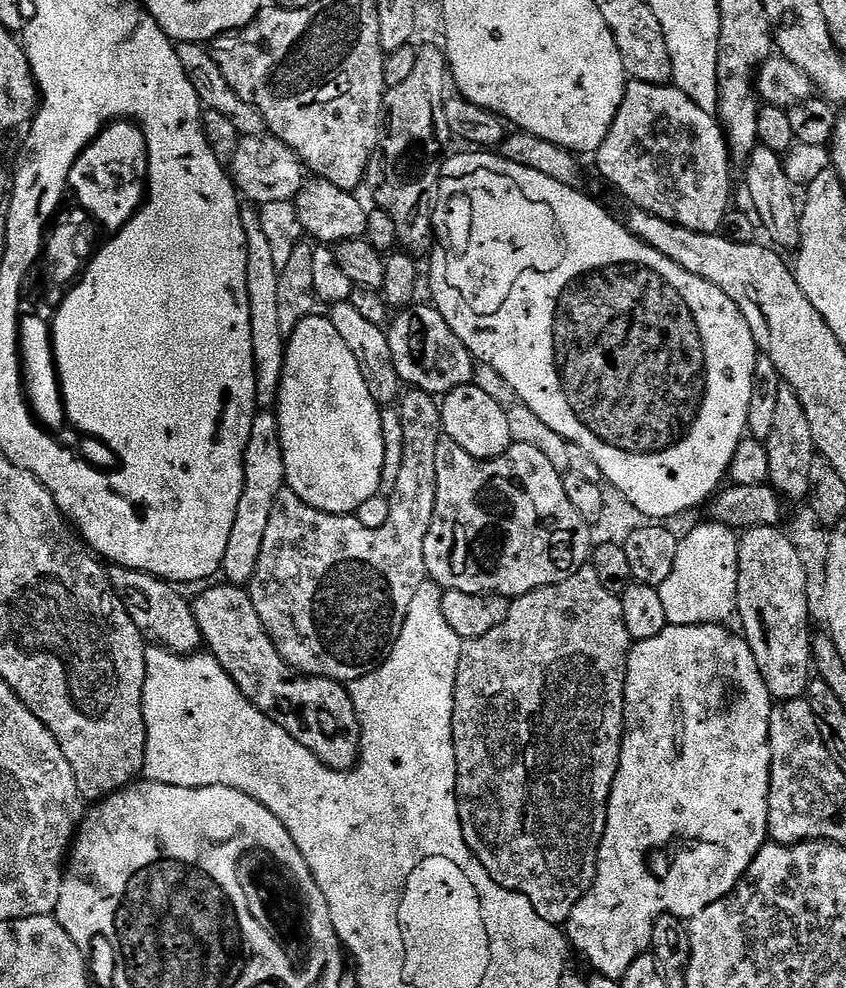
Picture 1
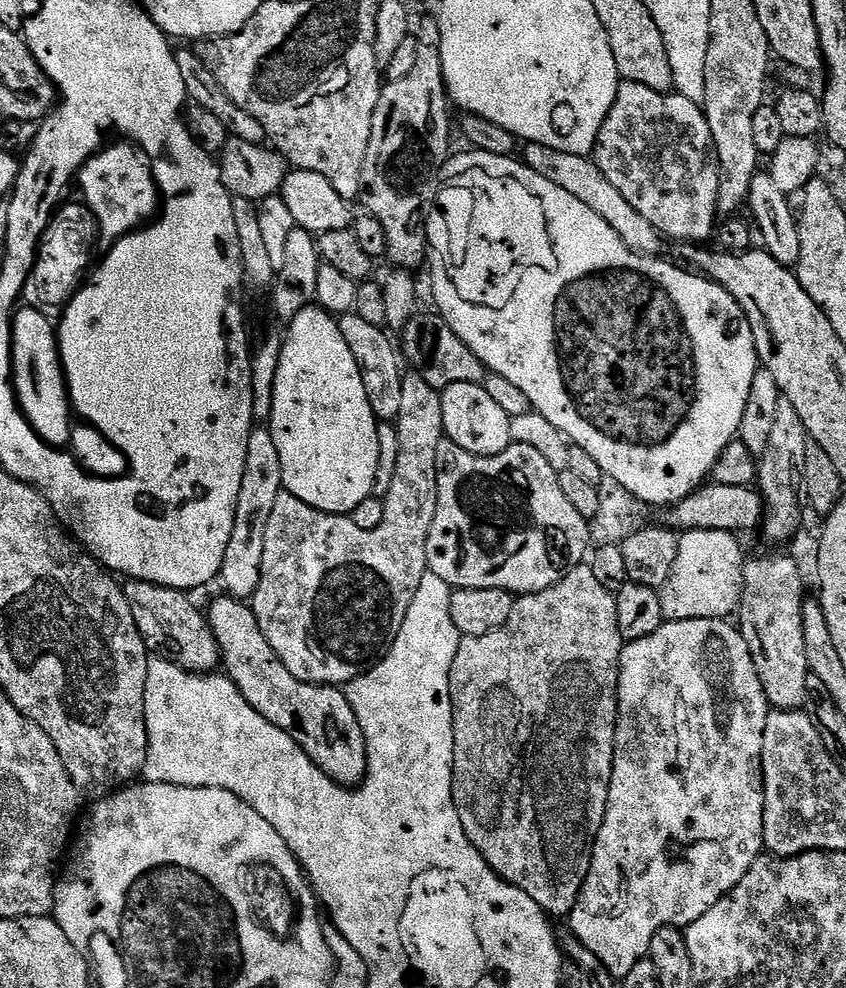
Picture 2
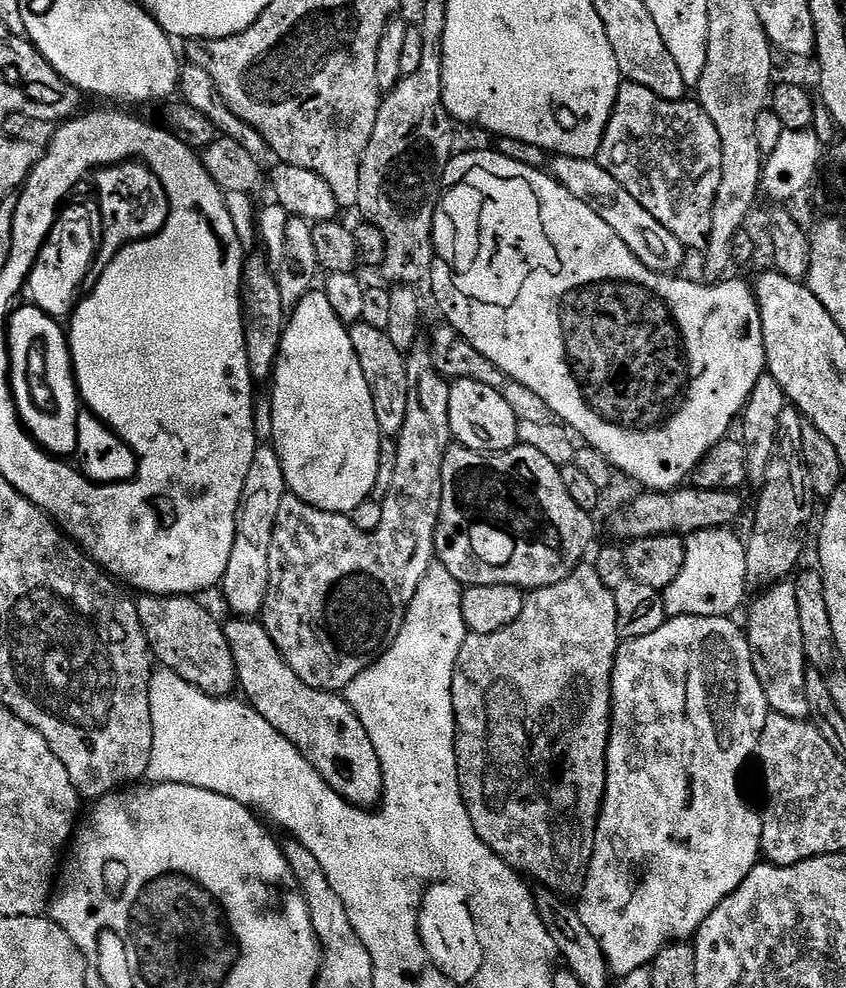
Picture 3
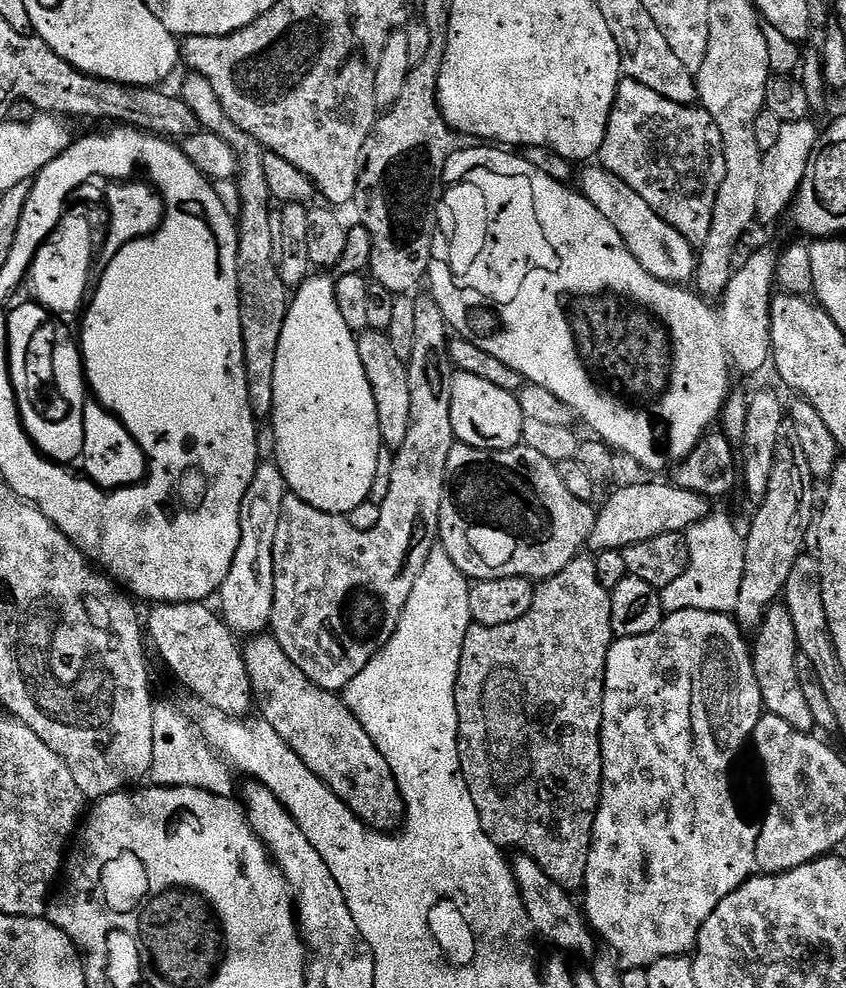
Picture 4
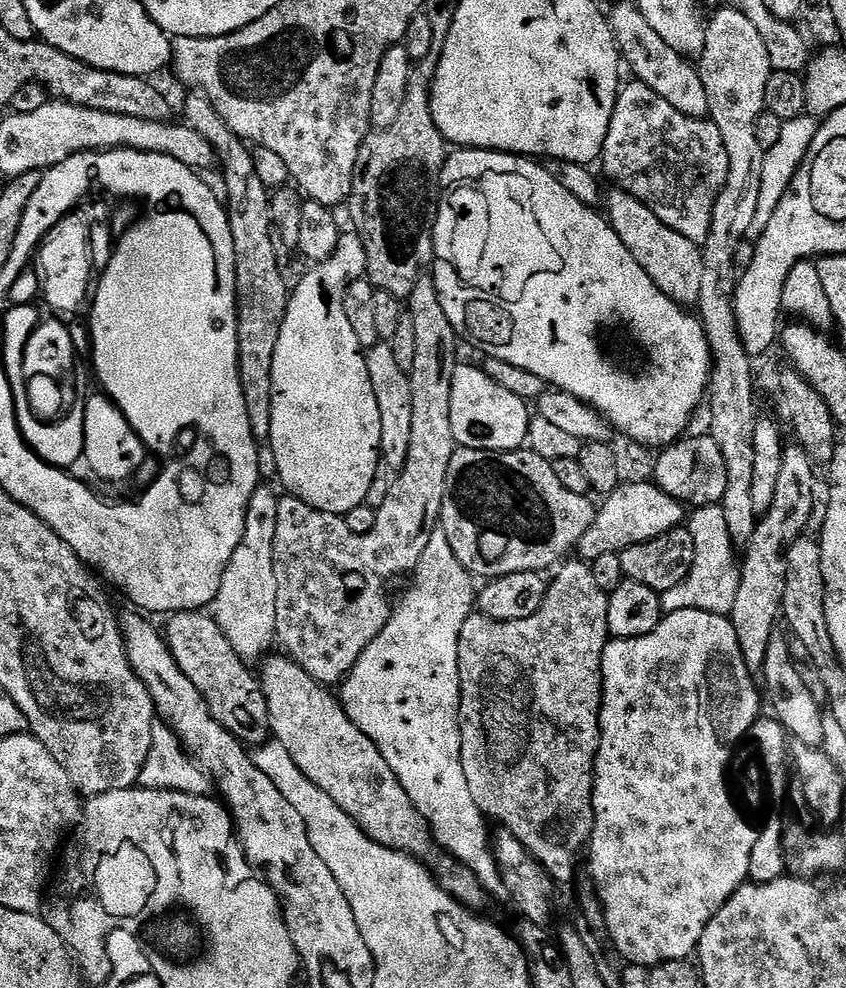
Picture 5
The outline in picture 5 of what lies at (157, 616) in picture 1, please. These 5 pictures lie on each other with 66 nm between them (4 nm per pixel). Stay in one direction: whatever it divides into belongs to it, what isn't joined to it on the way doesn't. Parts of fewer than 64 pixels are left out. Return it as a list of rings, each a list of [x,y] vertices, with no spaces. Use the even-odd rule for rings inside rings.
[[[197,610],[195,612],[174,612],[167,617],[168,629],[163,629],[164,639],[167,641],[170,648],[170,654],[174,656],[174,662],[178,662],[178,666],[182,670],[182,674],[186,674],[186,678],[190,678],[190,682],[194,682],[194,686],[198,690],[198,694],[202,694],[202,698],[206,702],[206,706],[210,706],[210,714],[214,714],[214,718],[229,732],[234,734],[236,739],[245,746],[259,746],[268,743],[272,727],[270,726],[270,714],[266,710],[266,698],[264,692],[260,688],[260,682],[255,671],[252,672],[249,665],[238,654],[234,654],[234,646],[230,646],[230,642],[226,642],[226,634],[222,634],[222,630],[218,626],[218,622],[207,611]]]

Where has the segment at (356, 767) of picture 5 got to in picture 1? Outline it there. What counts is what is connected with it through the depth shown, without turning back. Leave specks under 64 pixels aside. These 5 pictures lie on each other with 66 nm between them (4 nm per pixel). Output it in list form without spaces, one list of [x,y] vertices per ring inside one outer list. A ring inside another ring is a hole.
[[[219,583],[208,586],[213,588],[206,589],[190,604],[203,647],[255,708],[302,742],[324,765],[340,772],[353,768],[360,751],[360,723],[351,691],[338,680],[297,674],[278,654],[247,591],[235,584]]]

